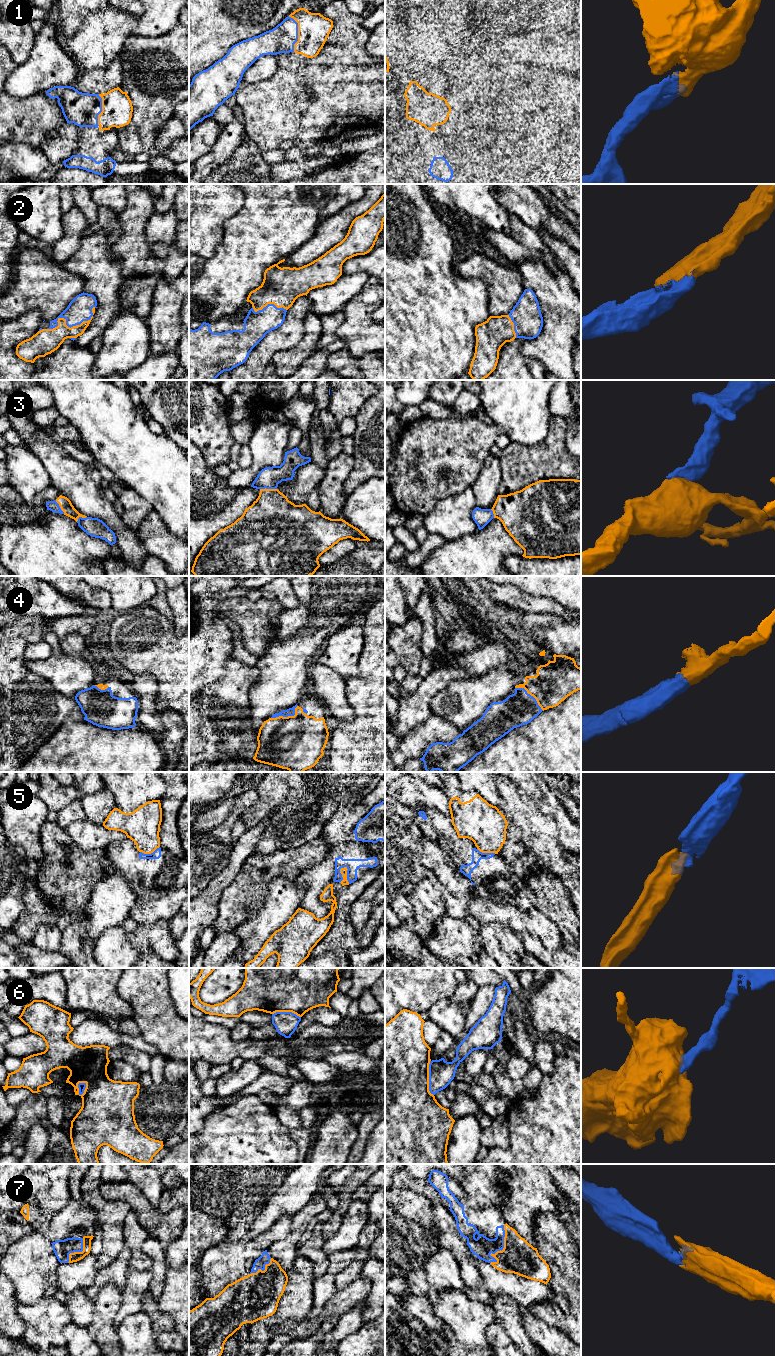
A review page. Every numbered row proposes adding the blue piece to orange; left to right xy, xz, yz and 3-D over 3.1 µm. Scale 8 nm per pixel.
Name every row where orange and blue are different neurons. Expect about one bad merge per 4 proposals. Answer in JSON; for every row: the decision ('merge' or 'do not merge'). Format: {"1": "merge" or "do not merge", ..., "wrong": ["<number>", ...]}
{"1": "merge", "2": "merge", "3": "merge", "4": "merge", "5": "do not merge", "6": "do not merge", "7": "merge", "wrong": ["5", "6"]}

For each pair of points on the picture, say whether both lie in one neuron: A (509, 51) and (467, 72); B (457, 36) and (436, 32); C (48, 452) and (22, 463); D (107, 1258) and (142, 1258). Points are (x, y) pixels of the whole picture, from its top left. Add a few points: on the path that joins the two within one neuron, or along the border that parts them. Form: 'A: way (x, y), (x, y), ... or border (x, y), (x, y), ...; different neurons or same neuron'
A: border (495, 64), (506, 72); different neurons
B: border (437, 10), (440, 23), (445, 31); different neurons
C: border (26, 448), (40, 460), (49, 476); different neurons
D: border (123, 1224), (123, 1238), (126, 1247); different neurons

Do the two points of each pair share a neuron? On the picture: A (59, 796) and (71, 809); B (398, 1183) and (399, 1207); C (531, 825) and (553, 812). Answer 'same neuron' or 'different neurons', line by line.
A: different neurons
B: different neurons
C: different neurons

